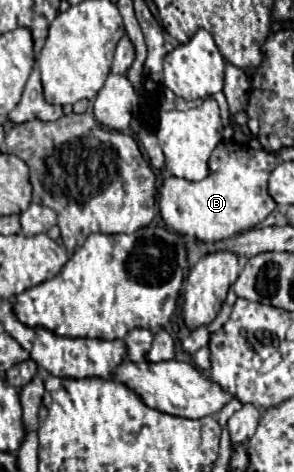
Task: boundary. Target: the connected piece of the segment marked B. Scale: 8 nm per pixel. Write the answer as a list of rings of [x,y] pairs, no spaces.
[[[220,141],[208,159],[210,173],[202,181],[184,181],[180,177],[166,177],[160,189],[158,211],[162,221],[174,231],[196,237],[204,243],[222,241],[250,227],[262,223],[270,211],[276,209],[268,193],[268,175],[278,165],[272,153],[256,151],[248,145],[236,145],[236,141]]]

